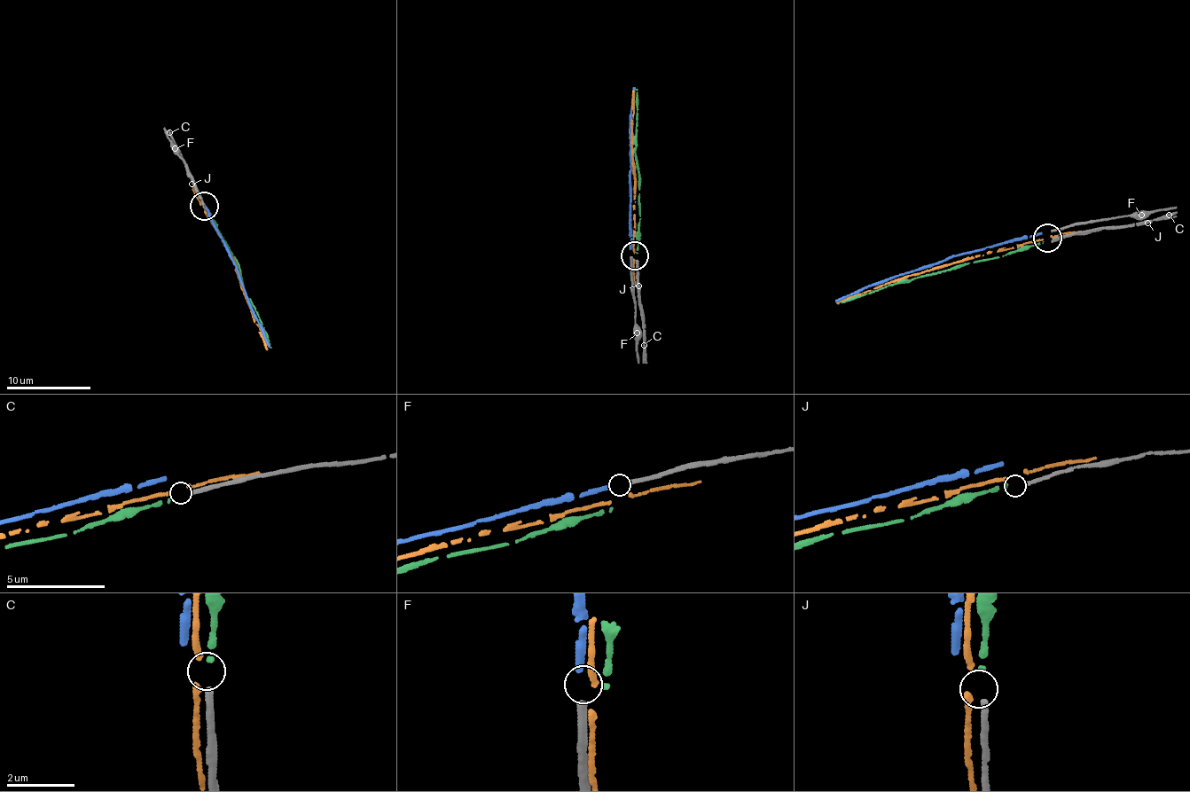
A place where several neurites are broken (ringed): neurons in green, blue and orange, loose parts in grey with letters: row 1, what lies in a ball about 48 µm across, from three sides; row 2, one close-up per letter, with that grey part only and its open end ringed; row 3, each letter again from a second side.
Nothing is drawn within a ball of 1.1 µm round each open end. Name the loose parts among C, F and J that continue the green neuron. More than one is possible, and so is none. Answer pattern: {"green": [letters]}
{"green": ["J"]}

